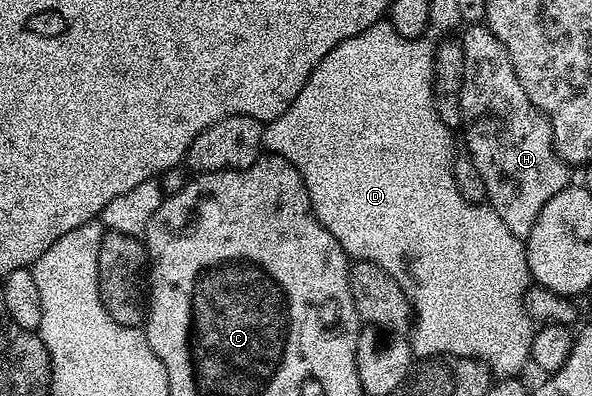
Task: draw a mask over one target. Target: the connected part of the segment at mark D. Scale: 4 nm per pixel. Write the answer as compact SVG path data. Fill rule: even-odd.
M381 20L376 22L366 32L358 32L358 36L350 36L350 40L342 40L338 48L329 52L321 62L316 65L314 72L306 80L302 92L274 121L264 126L263 149L268 154L278 154L302 176L306 184L306 192L310 196L312 210L316 219L342 244L348 253L349 259L358 262L373 262L378 264L385 272L397 282L406 292L412 305L414 325L410 331L410 345L413 355L417 359L439 358L451 356L454 358L474 358L483 364L497 379L514 378L521 372L520 369L529 365L532 356L532 336L534 323L526 316L524 297L530 285L528 261L524 251L525 239L514 236L510 228L498 217L487 204L467 202L457 190L452 175L452 142L453 131L439 119L432 99L432 65L434 64L437 43L428 39L428 36L407 38L402 36L392 27L391 21Z

